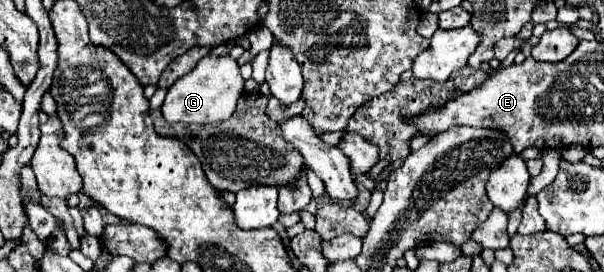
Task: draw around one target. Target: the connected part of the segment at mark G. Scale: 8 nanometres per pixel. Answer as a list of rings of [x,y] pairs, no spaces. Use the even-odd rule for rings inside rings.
[[[204,56],[194,70],[178,78],[166,94],[166,100],[162,104],[164,118],[174,124],[212,124],[222,122],[232,116],[236,110],[238,98],[244,92],[244,78],[240,74],[240,66],[232,56]]]

